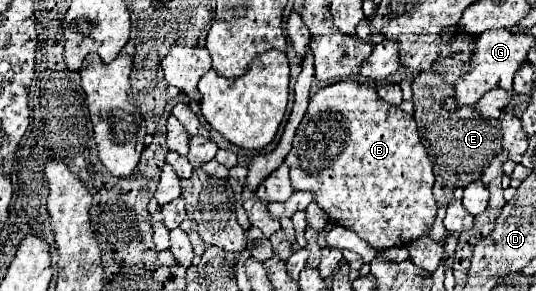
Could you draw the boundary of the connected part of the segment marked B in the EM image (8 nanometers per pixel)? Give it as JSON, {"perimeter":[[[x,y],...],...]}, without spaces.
{"perimeter":[[[342,80],[338,84],[330,84],[330,86],[324,86],[320,88],[314,98],[310,100],[310,106],[296,130],[296,136],[294,136],[294,144],[292,144],[292,150],[290,154],[286,156],[284,160],[290,168],[290,180],[292,180],[292,186],[294,190],[304,190],[304,192],[312,192],[314,196],[314,202],[322,208],[322,212],[330,218],[330,222],[338,224],[338,226],[344,226],[352,232],[356,232],[362,240],[366,240],[374,250],[382,250],[382,248],[392,248],[392,246],[408,246],[410,242],[414,242],[414,238],[426,234],[436,218],[436,200],[432,196],[432,184],[434,184],[434,174],[432,174],[432,164],[428,160],[428,154],[426,154],[426,148],[422,146],[420,142],[420,136],[418,136],[418,128],[416,128],[416,122],[412,116],[404,114],[398,106],[390,106],[386,104],[384,100],[378,98],[376,94],[376,88],[368,82],[356,82],[356,80]]]}

